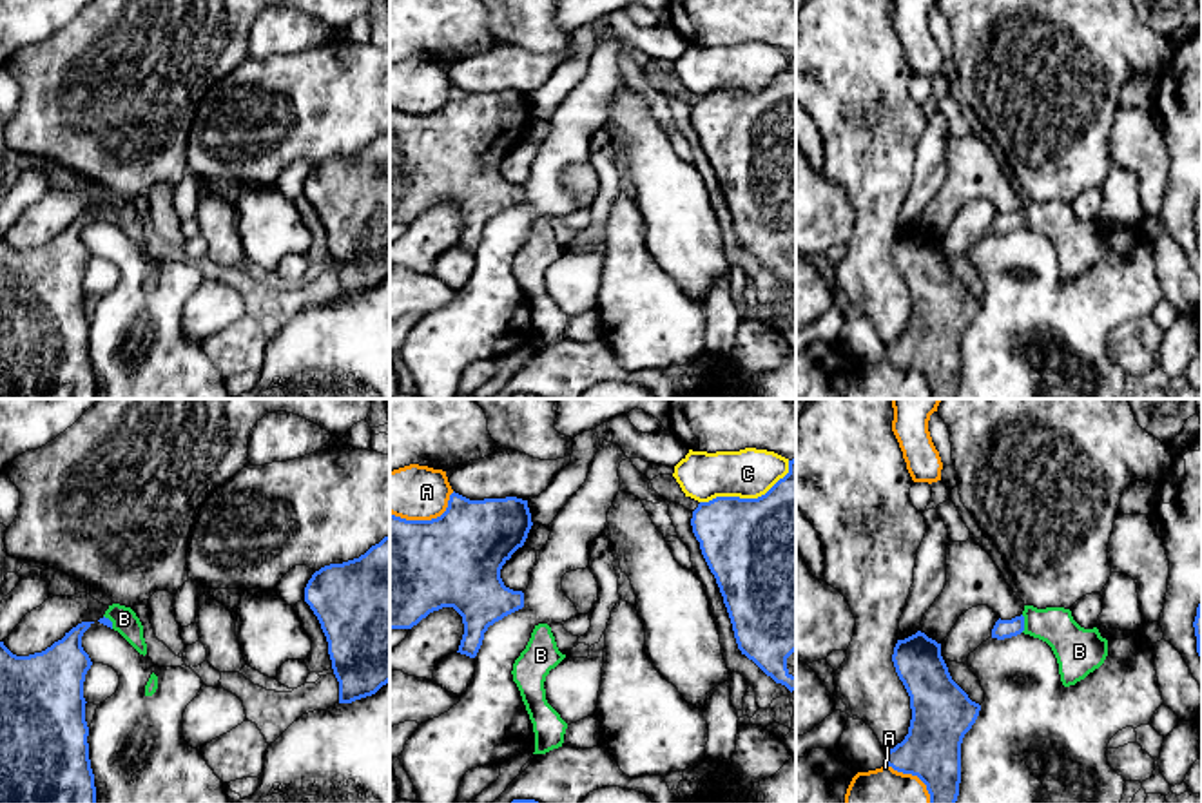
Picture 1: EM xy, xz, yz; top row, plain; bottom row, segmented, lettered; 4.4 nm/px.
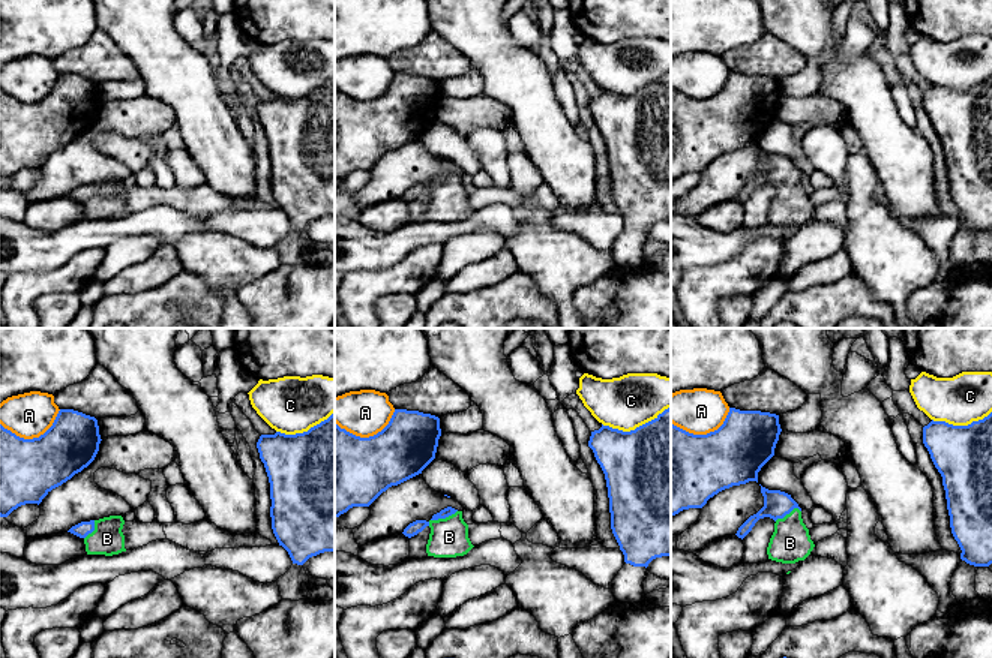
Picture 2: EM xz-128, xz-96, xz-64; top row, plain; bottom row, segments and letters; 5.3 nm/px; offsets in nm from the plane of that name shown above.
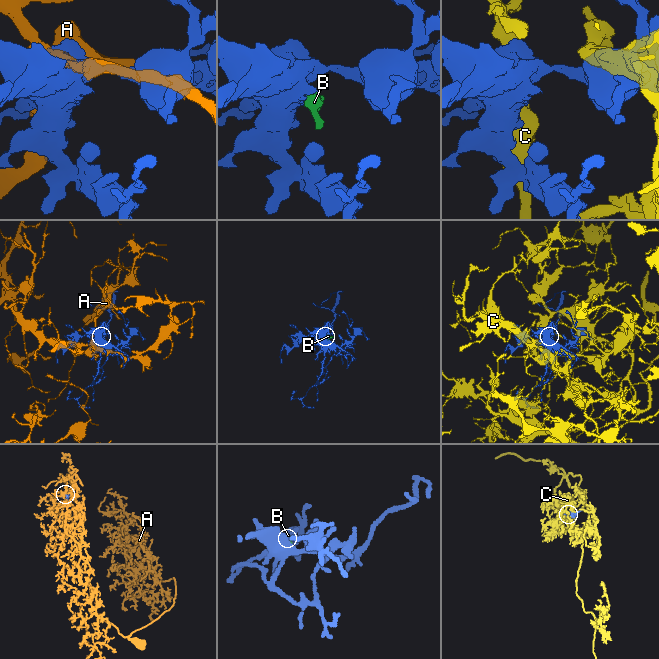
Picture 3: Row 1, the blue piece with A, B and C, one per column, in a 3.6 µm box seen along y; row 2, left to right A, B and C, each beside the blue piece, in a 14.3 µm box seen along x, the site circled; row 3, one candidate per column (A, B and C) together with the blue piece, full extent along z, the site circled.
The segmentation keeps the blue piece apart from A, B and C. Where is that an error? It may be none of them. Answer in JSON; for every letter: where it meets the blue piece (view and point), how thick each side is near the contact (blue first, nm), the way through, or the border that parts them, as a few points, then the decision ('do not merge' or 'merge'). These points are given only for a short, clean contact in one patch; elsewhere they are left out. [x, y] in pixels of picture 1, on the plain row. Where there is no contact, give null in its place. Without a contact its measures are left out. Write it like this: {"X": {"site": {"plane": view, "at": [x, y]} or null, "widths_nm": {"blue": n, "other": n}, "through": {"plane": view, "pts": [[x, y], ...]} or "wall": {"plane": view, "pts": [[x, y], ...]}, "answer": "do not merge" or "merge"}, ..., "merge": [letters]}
{"A": {"site": {"plane": "xz", "at": [426, 115]}, "widths_nm": {"blue": 460, "other": 240}, "answer": "do not merge"}, "B": {"site": {"plane": "yz", "at": [1023, 218]}, "widths_nm": {"blue": 80, "other": 190}, "through": {"plane": "yz", "pts": [[1003, 223], [1023, 218], [1052, 218], [1074, 240]]}, "answer": "merge"}, "C": {"site": {"plane": "xz", "at": [749, 93]}, "widths_nm": {"blue": 500, "other": 220}, "answer": "do not merge"}, "merge": ["B"]}

